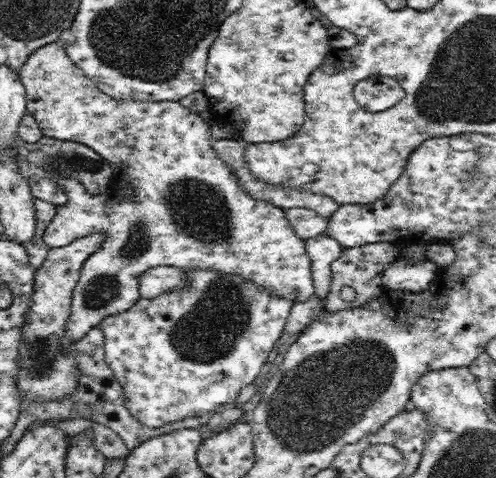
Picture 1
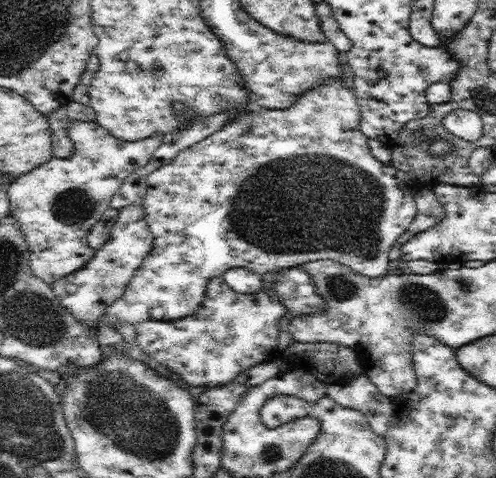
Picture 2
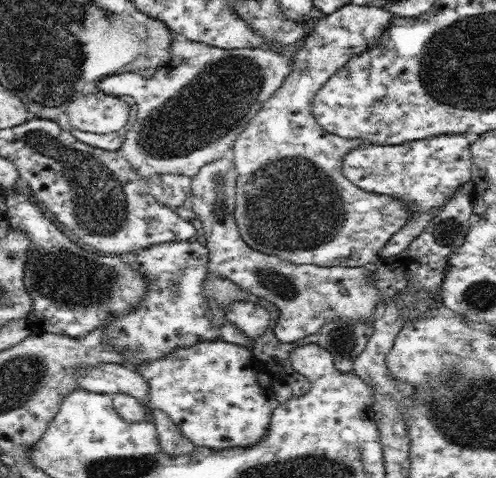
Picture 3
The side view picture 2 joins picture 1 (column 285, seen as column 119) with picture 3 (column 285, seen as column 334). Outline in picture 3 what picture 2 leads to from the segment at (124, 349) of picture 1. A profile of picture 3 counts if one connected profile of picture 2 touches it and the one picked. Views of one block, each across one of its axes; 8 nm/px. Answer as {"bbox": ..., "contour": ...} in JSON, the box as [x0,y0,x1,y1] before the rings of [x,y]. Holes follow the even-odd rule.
{"bbox":[234,4,414,268],"contour":[[[348,4],[334,14],[316,22],[314,30],[310,28],[304,36],[304,48],[296,54],[292,72],[284,80],[282,88],[262,104],[258,114],[248,122],[246,130],[234,142],[234,166],[238,174],[236,182],[236,224],[240,228],[240,236],[248,242],[250,248],[268,254],[280,256],[294,266],[314,264],[322,268],[342,266],[342,268],[364,268],[374,262],[386,242],[408,226],[414,218],[412,208],[388,194],[372,194],[362,190],[354,182],[344,176],[344,156],[350,150],[364,146],[366,142],[360,138],[342,138],[338,134],[330,134],[324,130],[314,116],[314,98],[318,92],[326,90],[328,80],[344,68],[354,56],[360,56],[382,40],[382,34],[388,30],[396,16],[382,8],[362,8],[356,4]]]}

